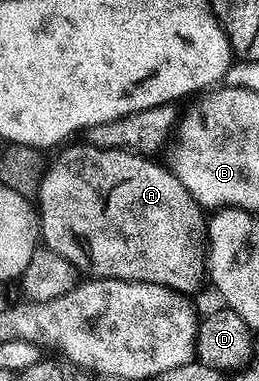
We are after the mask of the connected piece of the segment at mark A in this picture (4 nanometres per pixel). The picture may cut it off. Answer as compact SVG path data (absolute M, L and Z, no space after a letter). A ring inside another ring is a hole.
M87 141L82 143L80 147L63 149L68 151L60 150L55 164L42 172L38 210L48 211L69 234L76 235L83 242L87 259L91 262L92 276L152 283L180 293L197 290L199 282L205 279L207 224L204 208L199 206L170 166L162 167L154 163L154 158L137 150L99 148Z

